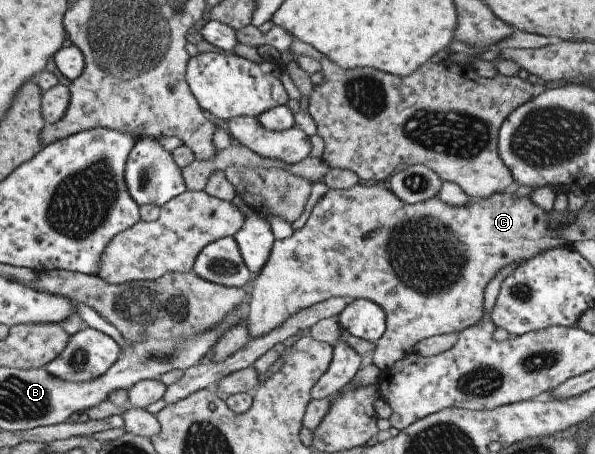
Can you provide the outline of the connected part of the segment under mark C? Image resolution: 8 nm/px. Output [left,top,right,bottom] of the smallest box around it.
[244,182,568,372]

